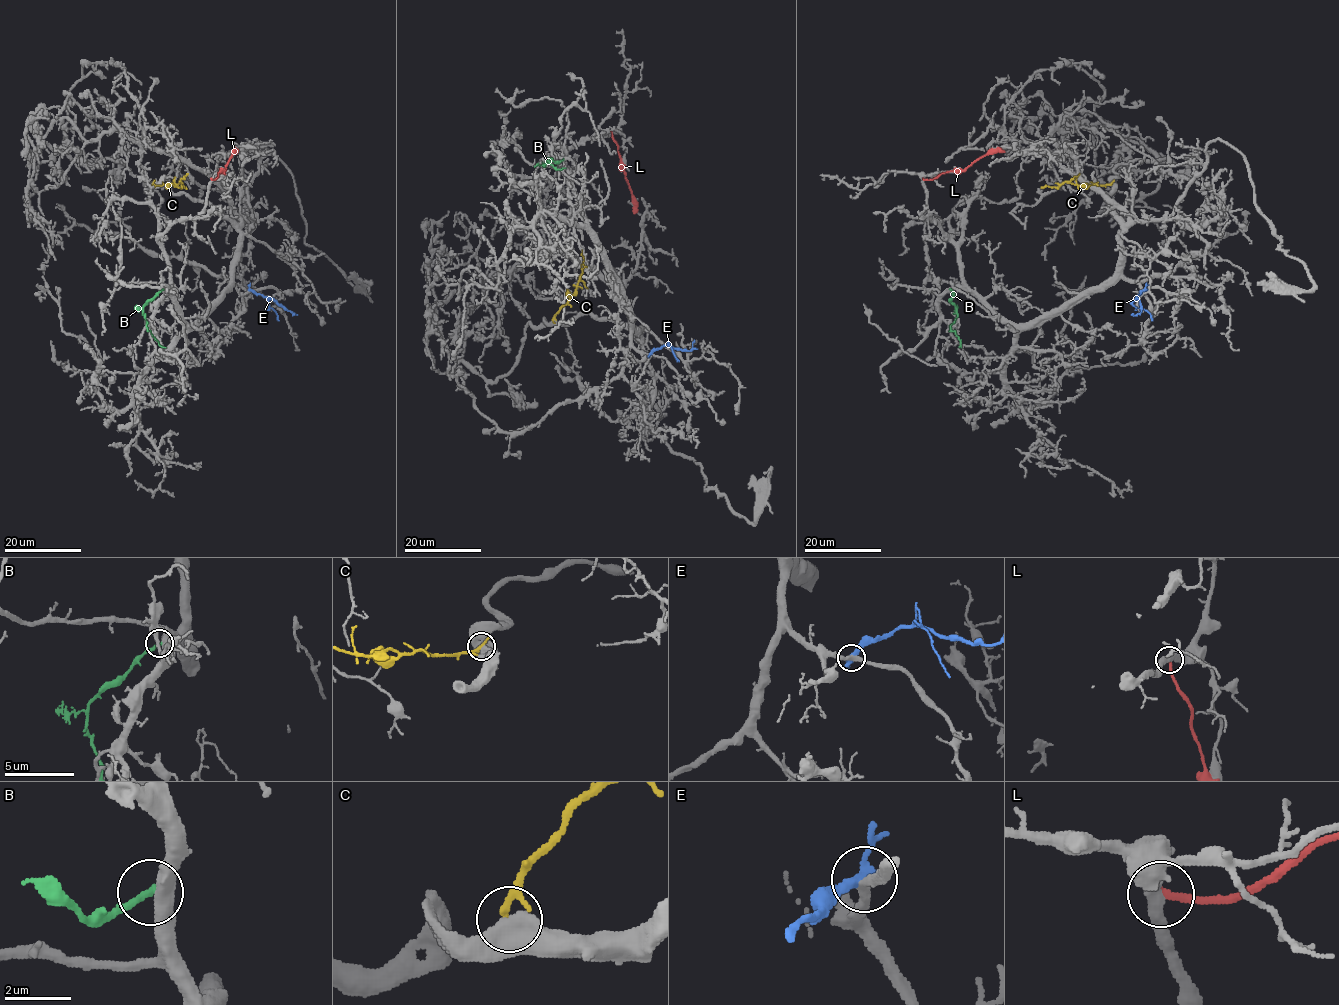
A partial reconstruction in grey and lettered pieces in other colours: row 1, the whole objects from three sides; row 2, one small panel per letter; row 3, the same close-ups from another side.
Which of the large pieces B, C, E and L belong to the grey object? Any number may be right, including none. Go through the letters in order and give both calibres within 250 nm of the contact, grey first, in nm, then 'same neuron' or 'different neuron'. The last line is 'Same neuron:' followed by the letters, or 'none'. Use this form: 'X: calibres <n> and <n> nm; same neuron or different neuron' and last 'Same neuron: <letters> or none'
B: calibres 500 and 220 nm; different neuron
C: calibres 440 and 150 nm; different neuron
E: calibres 280 and 320 nm; different neuron
L: calibres 360 and 240 nm; different neuron
Same neuron: none

